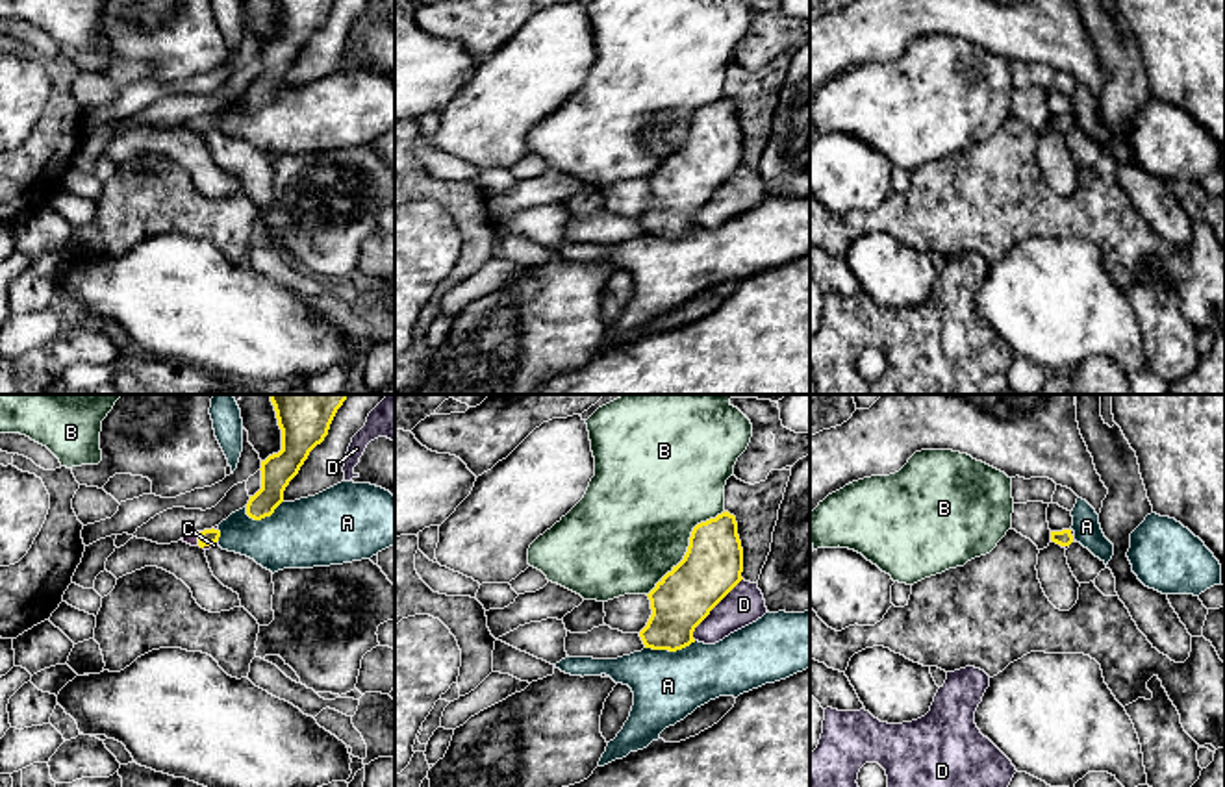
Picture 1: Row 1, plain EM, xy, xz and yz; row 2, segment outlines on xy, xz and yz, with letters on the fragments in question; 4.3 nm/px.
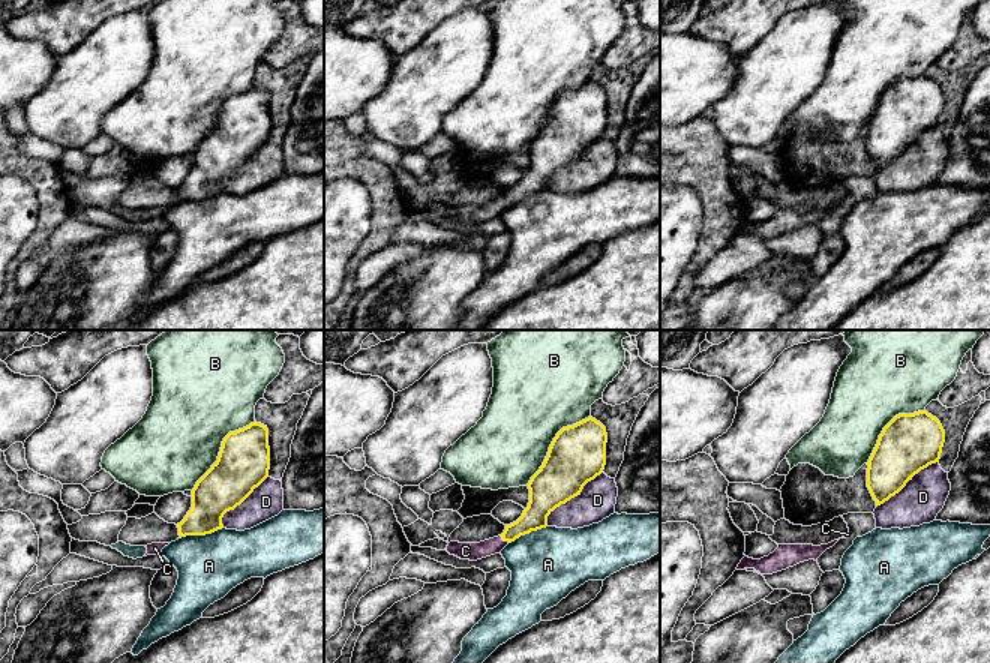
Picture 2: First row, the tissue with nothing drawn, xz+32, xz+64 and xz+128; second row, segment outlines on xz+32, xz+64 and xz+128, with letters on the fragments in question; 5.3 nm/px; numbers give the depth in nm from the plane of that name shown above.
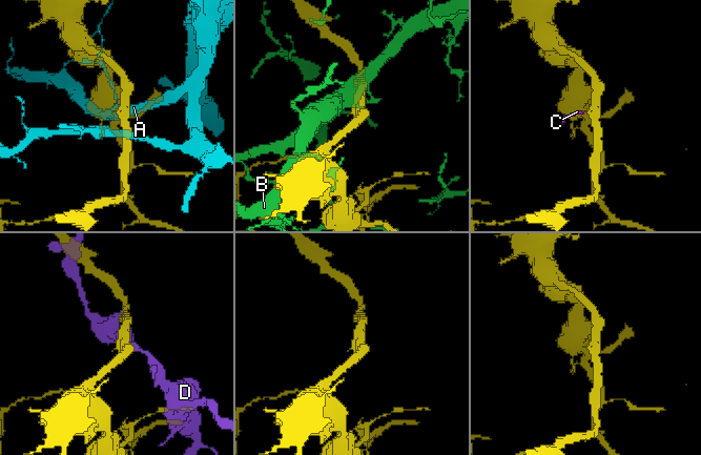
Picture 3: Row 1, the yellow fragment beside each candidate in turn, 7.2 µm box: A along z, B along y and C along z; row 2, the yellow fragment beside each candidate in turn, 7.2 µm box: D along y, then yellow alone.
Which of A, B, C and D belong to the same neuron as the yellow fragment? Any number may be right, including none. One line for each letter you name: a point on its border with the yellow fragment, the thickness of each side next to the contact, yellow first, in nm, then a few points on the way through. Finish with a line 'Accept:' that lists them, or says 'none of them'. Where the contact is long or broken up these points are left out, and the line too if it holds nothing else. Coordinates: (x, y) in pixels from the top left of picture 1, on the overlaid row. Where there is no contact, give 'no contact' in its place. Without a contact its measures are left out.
C: meets yellow in xy at (210, 545); 70 nm thick on the yellow side, 20 nm on the other; runs through xy (206, 537), (210, 545), (214, 545)
Accept: C

